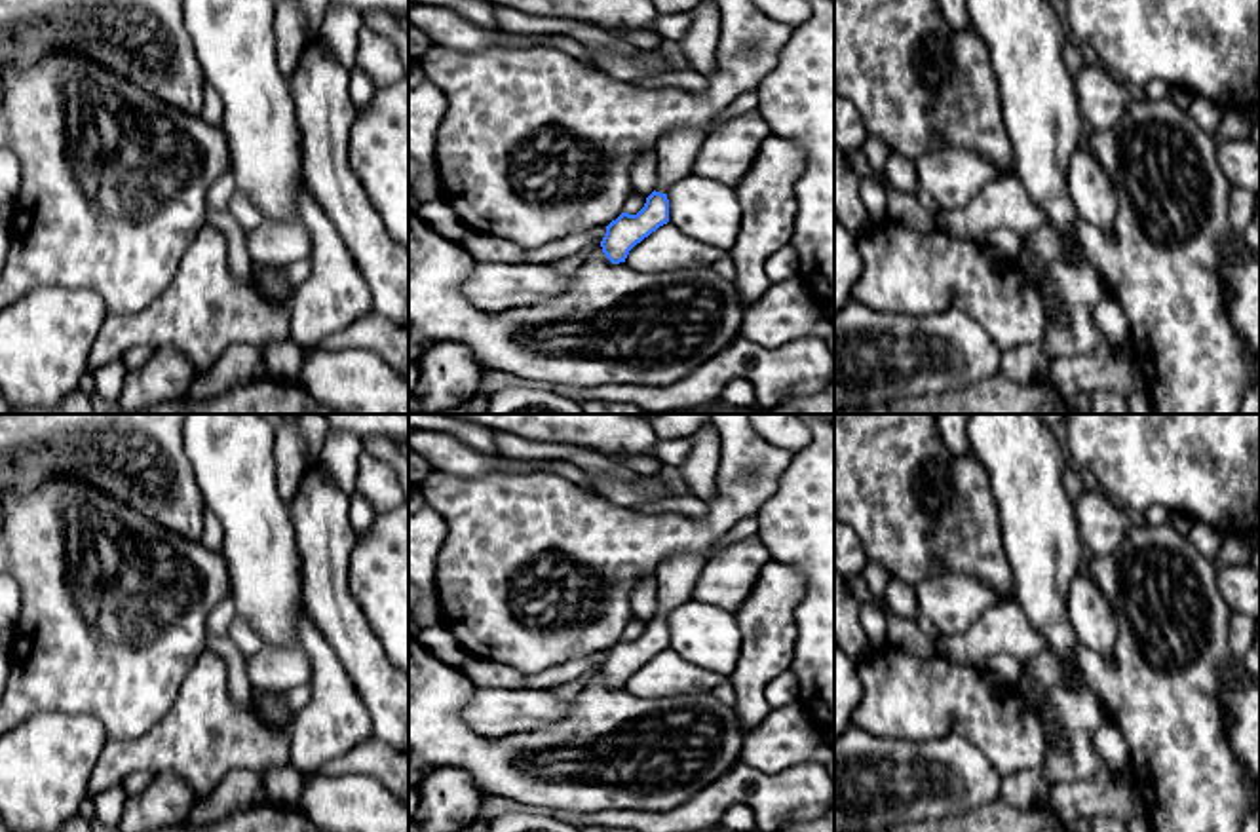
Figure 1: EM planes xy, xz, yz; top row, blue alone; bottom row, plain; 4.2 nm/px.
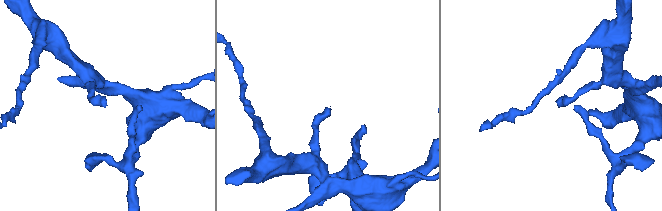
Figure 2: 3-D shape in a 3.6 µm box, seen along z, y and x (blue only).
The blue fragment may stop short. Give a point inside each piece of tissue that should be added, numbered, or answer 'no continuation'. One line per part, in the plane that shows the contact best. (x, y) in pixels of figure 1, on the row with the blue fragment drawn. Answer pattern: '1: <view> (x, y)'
1: xz (675, 151)

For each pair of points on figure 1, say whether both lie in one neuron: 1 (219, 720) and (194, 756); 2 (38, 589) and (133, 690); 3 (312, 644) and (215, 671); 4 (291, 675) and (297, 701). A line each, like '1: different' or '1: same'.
1: same
2: same
3: different
4: different

